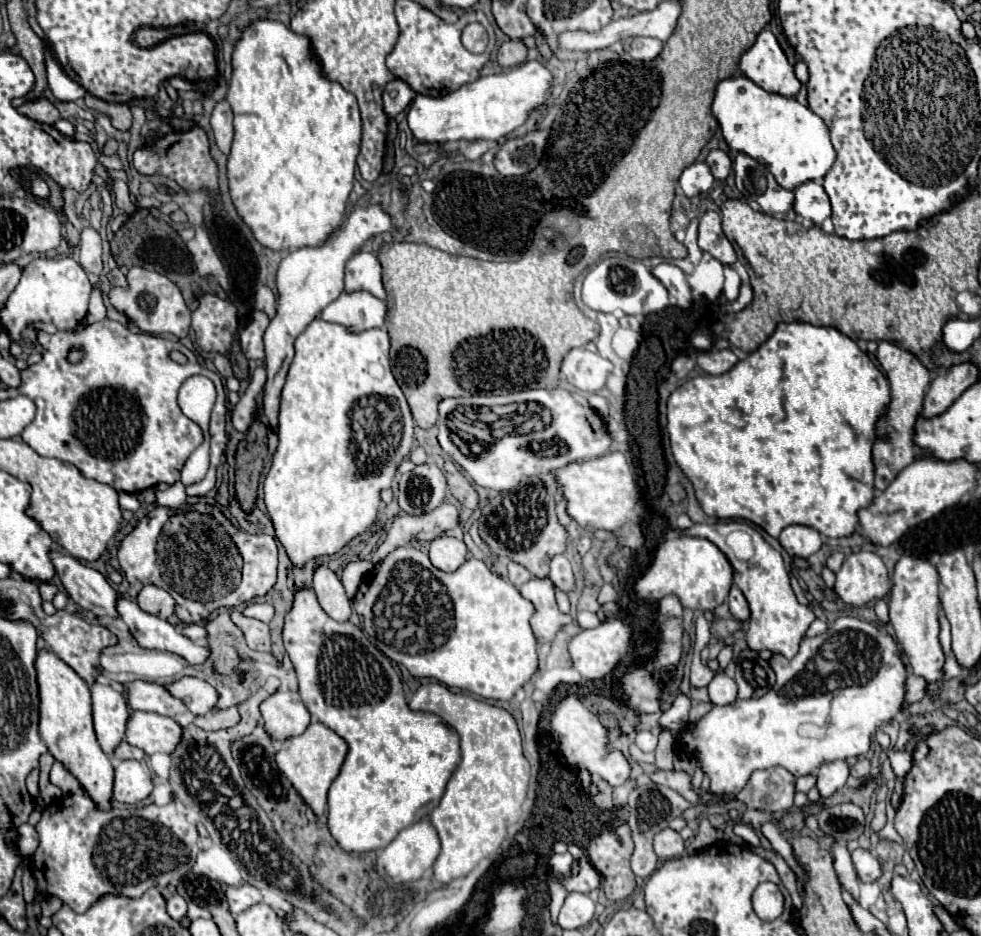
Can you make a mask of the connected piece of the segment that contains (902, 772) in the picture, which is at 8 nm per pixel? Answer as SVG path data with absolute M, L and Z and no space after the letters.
M889 750L887 755L895 775L898 778L905 778L912 765L912 755L904 751L893 750Z

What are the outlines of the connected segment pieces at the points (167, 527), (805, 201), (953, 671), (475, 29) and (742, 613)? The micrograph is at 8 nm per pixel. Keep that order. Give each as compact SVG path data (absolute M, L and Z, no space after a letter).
M184 504L180 508L152 508L136 528L120 542L118 562L130 582L130 598L146 584L154 584L166 590L176 600L176 616L186 624L204 622L218 608L240 606L254 596L264 596L276 582L276 540L266 534L255 534L250 540L248 534L234 528L232 522L212 504Z
M812 180L804 182L794 190L794 194L796 194L794 210L804 220L812 220L816 226L820 226L832 214L830 200L828 200L828 194L824 192L822 184L812 182Z
M948 656L946 658L946 664L944 664L944 680L950 680L950 678L956 678L956 676L962 676L962 666L958 666L958 660L954 656Z
M468 24L466 32L462 32L462 44L472 52L472 50L486 50L488 44L488 34L480 24Z
M732 586L732 590L730 590L730 612L732 612L732 616L734 618L738 618L740 622L748 622L750 620L750 608L748 608L748 602L746 602L746 598L744 598L744 594L736 588L736 586Z

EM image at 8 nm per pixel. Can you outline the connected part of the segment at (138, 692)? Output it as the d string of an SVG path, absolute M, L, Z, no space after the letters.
M132 682L126 686L126 696L128 704L132 710L144 710L144 712L154 712L162 716L176 716L186 712L186 706L174 698L166 686L152 684L152 682Z

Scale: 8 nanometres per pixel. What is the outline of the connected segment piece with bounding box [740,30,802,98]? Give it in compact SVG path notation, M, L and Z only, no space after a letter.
M762 30L756 44L742 54L740 70L746 78L768 92L794 98L802 88L794 74L794 66L788 62L776 36L770 30Z

